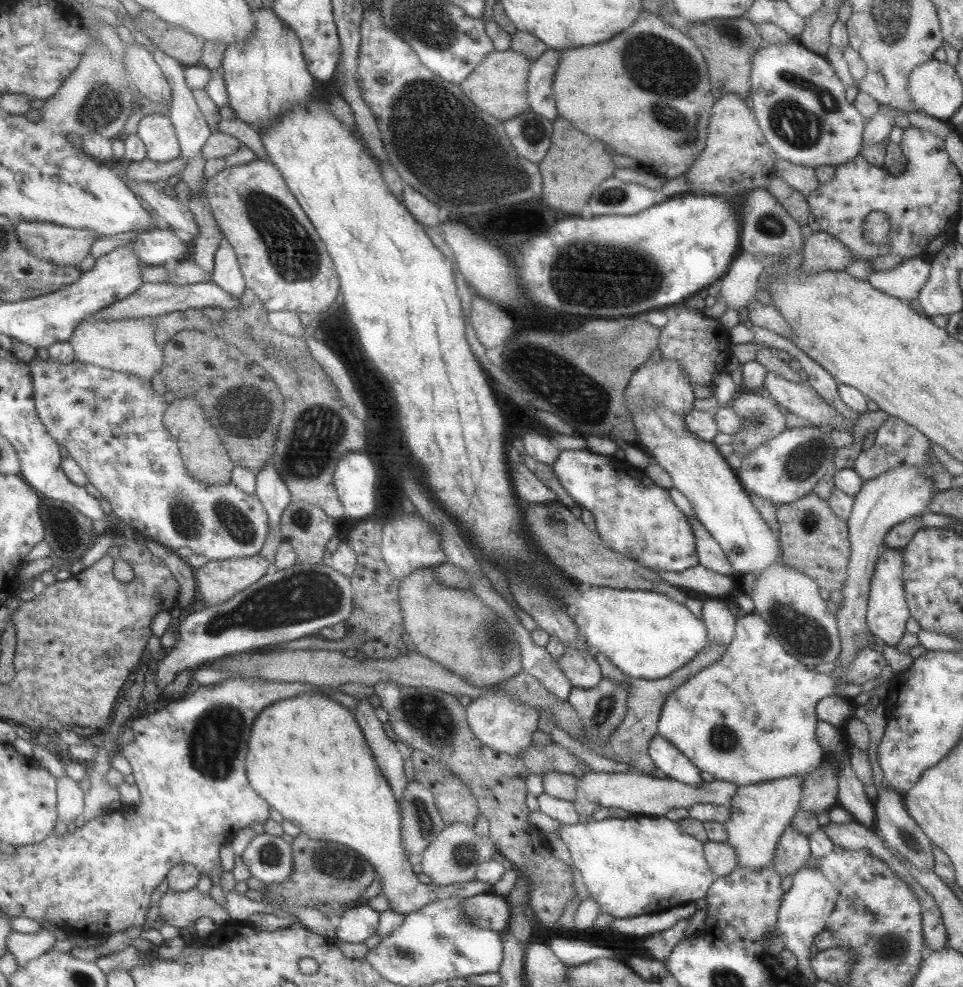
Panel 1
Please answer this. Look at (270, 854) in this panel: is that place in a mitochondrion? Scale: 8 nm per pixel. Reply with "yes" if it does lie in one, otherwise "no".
yes

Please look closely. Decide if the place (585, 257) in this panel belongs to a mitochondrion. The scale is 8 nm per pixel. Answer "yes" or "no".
no

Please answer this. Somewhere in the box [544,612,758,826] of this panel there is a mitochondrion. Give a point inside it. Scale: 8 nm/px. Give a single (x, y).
(723, 738)

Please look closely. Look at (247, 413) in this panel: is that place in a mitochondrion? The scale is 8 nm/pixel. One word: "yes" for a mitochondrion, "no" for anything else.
yes

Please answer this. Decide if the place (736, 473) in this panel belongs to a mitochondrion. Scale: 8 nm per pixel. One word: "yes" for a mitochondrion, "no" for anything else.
no

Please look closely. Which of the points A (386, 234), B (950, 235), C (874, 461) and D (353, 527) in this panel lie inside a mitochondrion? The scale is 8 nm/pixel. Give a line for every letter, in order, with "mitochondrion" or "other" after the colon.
A: other
B: other
C: other
D: other

